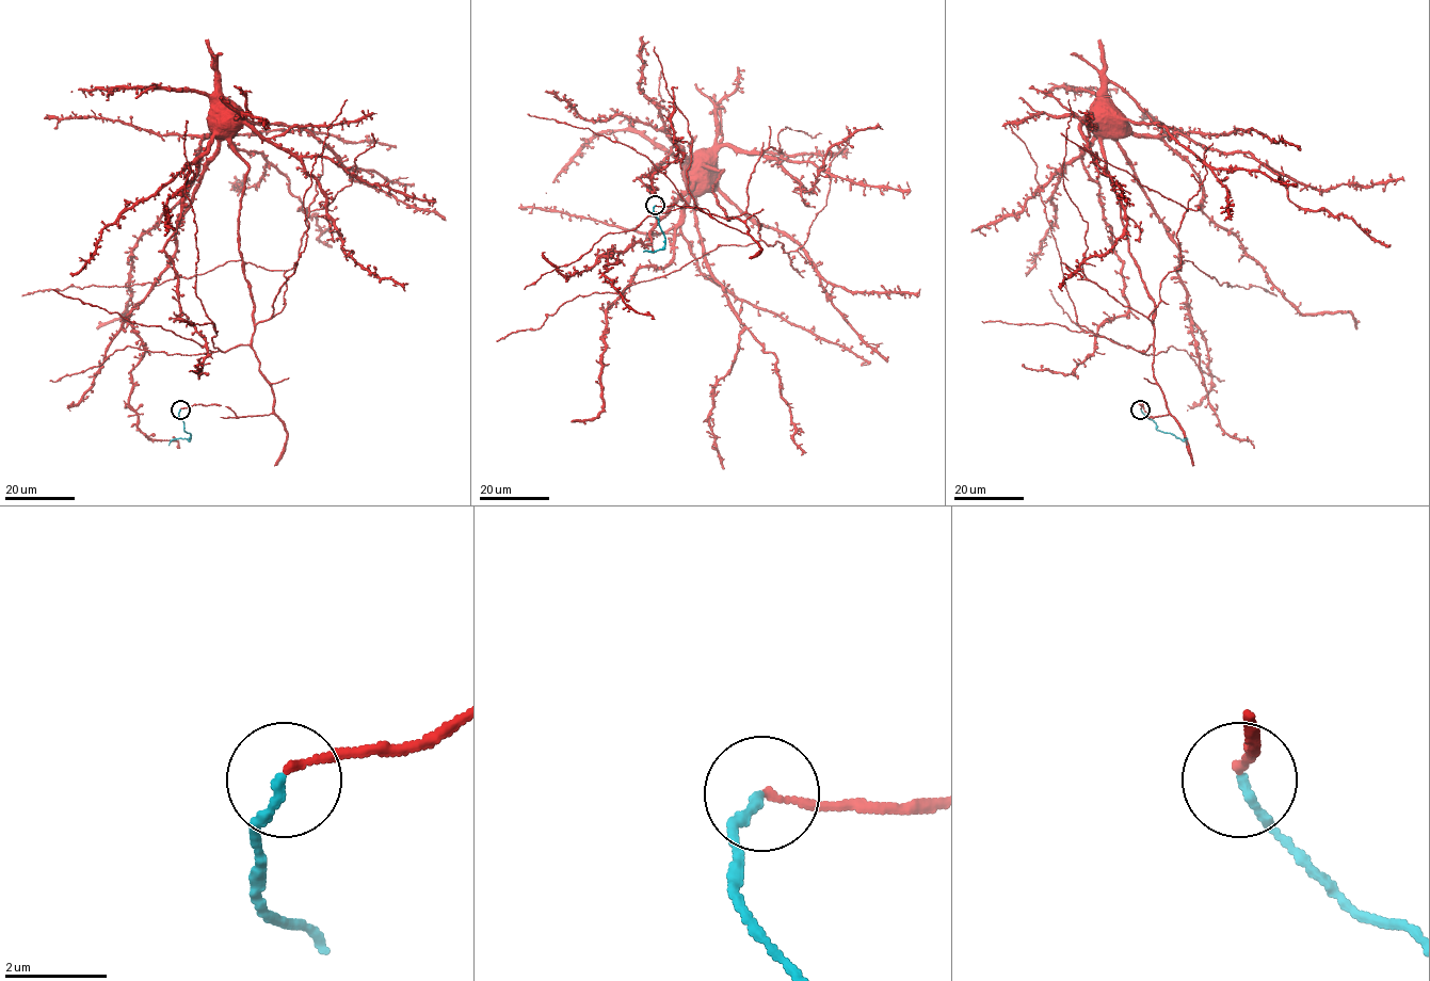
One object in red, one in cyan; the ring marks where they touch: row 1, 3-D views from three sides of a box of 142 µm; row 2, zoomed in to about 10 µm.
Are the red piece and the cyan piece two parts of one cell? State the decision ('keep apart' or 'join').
keep apart

